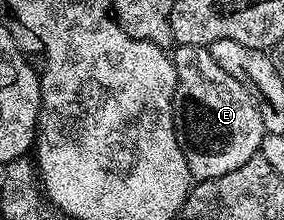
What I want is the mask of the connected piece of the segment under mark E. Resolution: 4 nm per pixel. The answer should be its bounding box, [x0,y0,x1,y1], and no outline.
[171,44,266,181]

